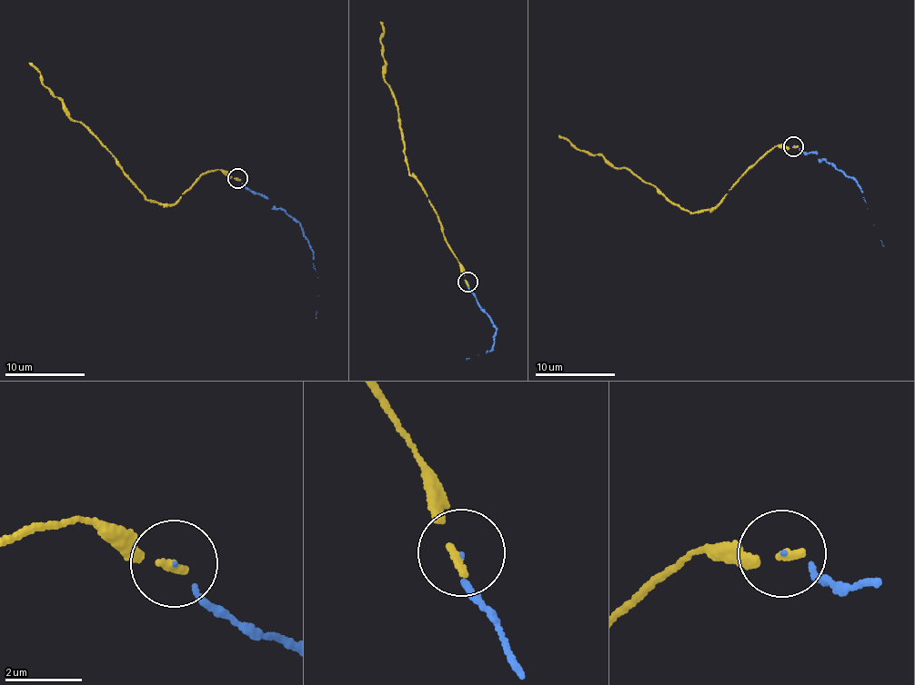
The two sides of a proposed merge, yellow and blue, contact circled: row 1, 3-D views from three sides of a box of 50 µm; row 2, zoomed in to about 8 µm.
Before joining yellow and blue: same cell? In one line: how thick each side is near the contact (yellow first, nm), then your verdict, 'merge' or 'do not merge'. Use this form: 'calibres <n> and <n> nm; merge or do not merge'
calibres 180 and 30 nm; merge

